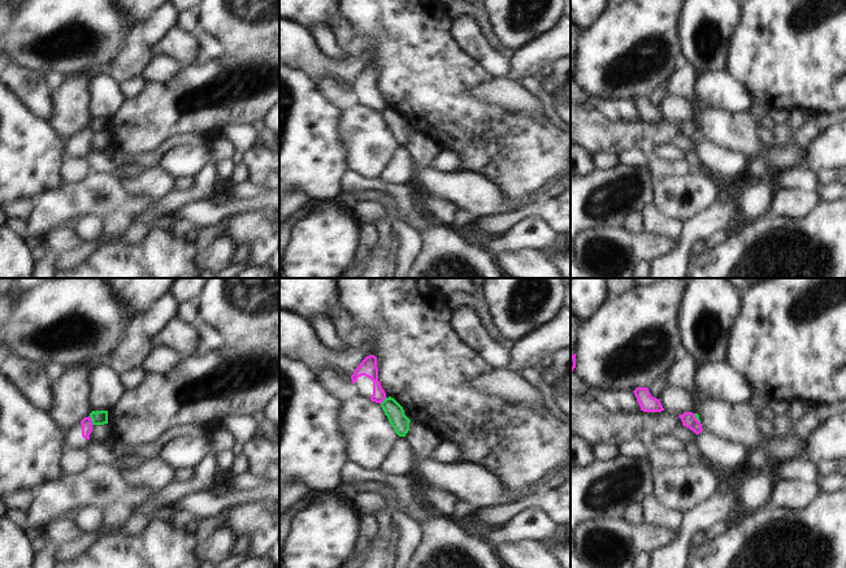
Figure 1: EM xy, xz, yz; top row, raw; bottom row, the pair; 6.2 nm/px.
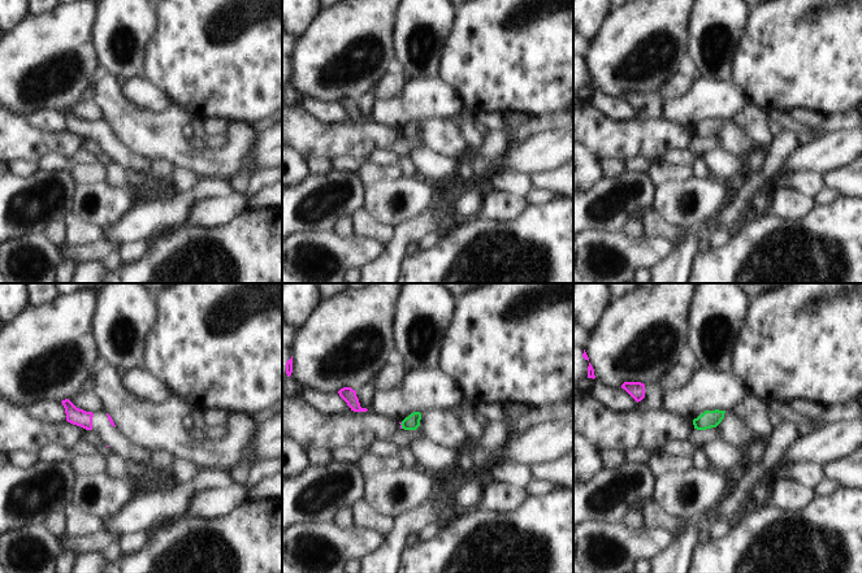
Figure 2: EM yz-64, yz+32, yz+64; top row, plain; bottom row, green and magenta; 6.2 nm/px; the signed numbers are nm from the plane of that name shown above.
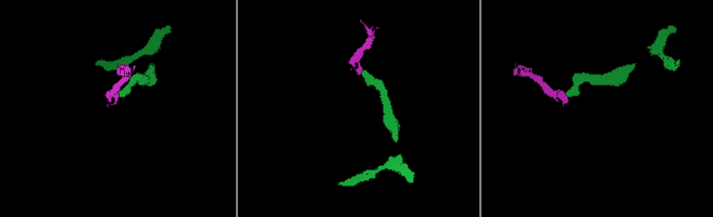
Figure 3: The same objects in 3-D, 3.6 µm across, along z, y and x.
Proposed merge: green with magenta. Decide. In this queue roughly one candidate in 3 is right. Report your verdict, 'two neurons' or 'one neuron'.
two neurons

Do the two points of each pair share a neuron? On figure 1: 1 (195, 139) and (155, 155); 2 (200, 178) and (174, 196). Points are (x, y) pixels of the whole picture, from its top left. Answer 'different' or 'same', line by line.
1: same
2: same

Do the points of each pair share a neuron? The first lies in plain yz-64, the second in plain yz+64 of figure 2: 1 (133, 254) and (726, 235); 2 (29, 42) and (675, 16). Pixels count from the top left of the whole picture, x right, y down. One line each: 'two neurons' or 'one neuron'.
1: one neuron
2: one neuron

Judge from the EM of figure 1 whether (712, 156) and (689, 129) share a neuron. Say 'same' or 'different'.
same

